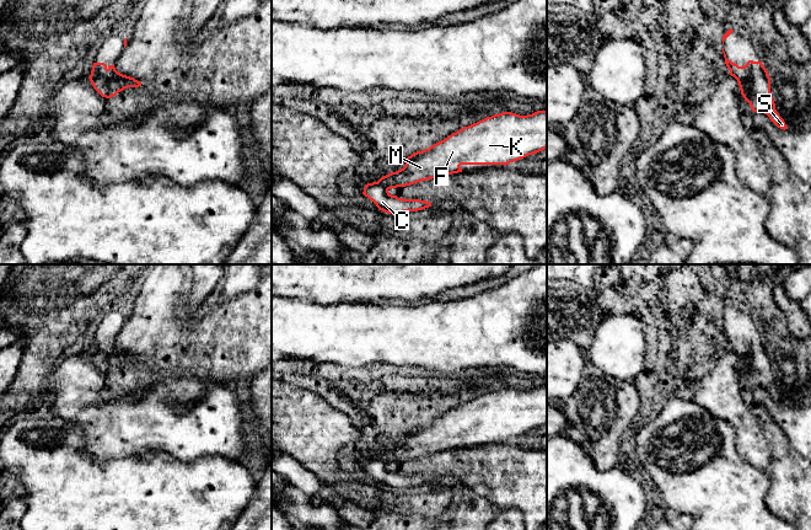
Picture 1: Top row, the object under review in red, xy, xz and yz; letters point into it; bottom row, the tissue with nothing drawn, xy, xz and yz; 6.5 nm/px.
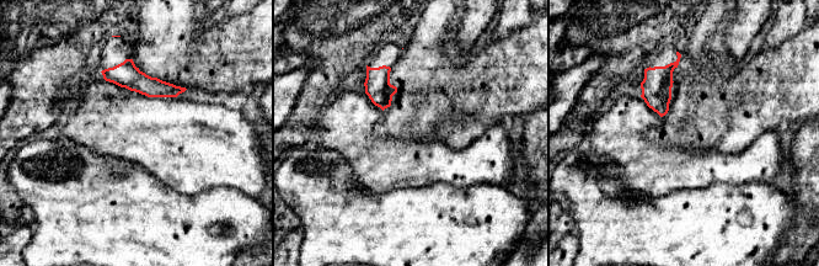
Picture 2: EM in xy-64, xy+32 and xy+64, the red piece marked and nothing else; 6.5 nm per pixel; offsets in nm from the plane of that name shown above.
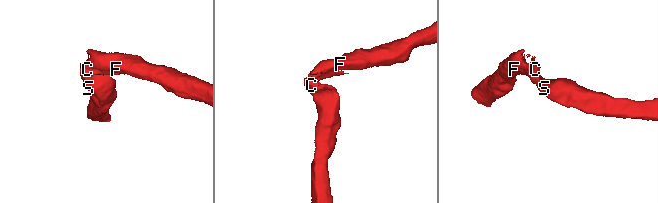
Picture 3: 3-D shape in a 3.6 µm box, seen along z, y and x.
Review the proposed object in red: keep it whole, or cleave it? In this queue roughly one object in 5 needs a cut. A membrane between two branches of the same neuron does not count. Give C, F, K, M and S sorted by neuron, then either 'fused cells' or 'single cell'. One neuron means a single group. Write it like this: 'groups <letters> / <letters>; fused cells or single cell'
groups C F K M S; single cell

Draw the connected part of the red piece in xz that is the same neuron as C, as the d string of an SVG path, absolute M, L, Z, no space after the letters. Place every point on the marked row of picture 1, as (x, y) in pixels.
M547 111L520 116L503 112L452 133L429 149L413 152L404 167L367 183L362 194L388 214L418 212L430 202L392 196L391 188L462 172L461 165L509 165L547 149Z

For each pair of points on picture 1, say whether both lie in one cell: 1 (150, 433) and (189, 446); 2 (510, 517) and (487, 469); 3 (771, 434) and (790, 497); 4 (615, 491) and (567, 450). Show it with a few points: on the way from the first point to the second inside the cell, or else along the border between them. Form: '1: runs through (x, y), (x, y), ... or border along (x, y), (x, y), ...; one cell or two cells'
1: runs through (160, 433), (176, 433), (180, 437); one cell
2: border along (499, 510), (516, 508), (524, 517); two cells
3: runs through (782, 450), (790, 470), (790, 481); one cell
4: runs through (602, 483), (597, 482), (578, 462); one cell

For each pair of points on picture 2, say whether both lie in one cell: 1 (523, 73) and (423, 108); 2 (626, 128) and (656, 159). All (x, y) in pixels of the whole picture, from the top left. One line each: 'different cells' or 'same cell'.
1: same cell
2: same cell

